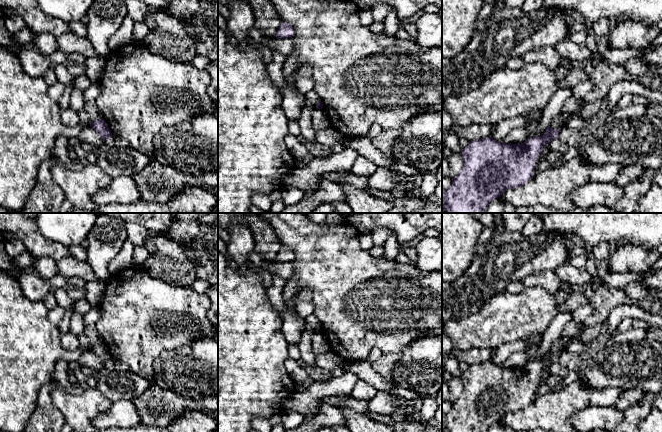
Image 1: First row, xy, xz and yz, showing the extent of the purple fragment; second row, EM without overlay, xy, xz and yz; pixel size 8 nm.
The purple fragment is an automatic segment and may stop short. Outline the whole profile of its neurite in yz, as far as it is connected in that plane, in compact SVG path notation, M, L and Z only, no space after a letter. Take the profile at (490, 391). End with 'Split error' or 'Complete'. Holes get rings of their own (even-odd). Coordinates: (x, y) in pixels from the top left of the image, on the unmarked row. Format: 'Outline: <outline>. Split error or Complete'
Outline: M547 351L544 358L527 363L521 368L506 368L491 361L473 364L461 375L463 392L452 403L451 410L442 415L443 432L487 432L491 424L500 421L505 414L523 410L534 399L536 384L543 371L557 363L561 352Z. Complete

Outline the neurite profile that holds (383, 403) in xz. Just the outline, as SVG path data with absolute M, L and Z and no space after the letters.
M377 390L375 395L367 401L367 413L377 413L381 415L390 415L398 409L402 409L405 414L415 418L416 411L413 400L396 398L385 391Z

